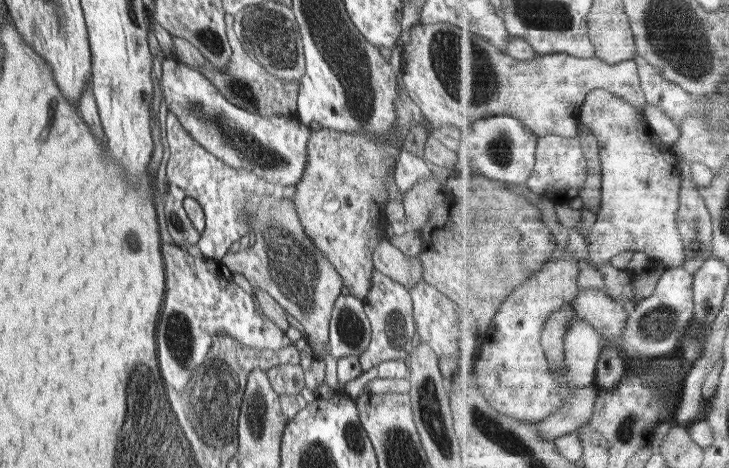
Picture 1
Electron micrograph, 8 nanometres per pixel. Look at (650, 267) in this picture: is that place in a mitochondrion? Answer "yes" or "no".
no

